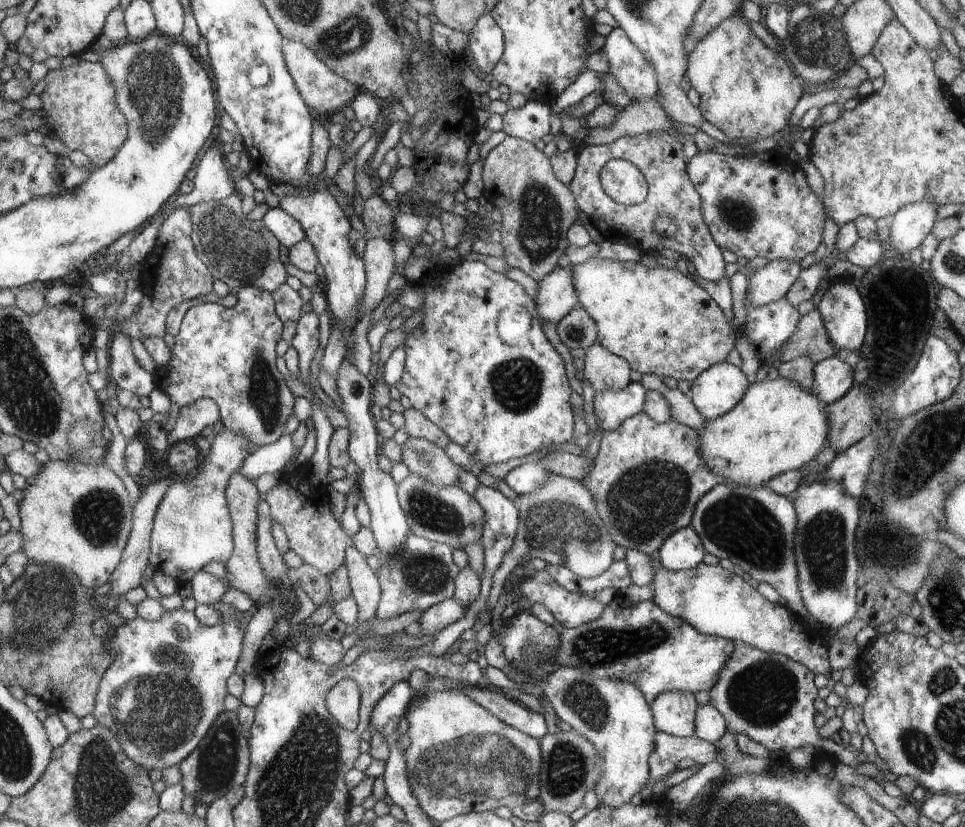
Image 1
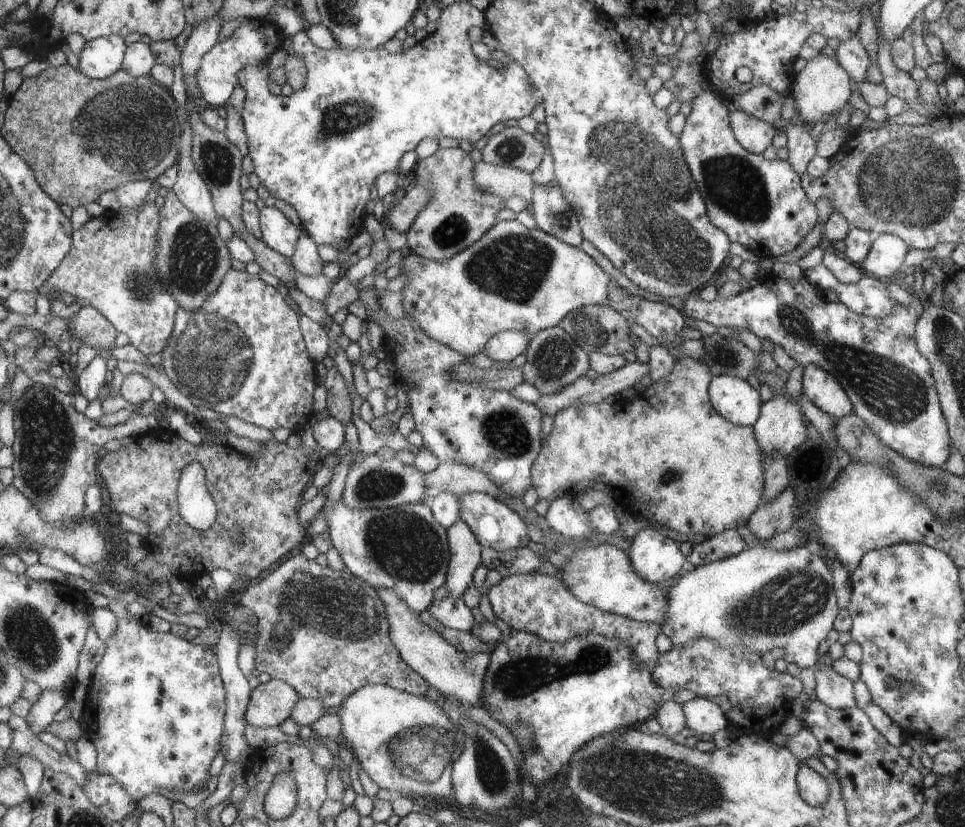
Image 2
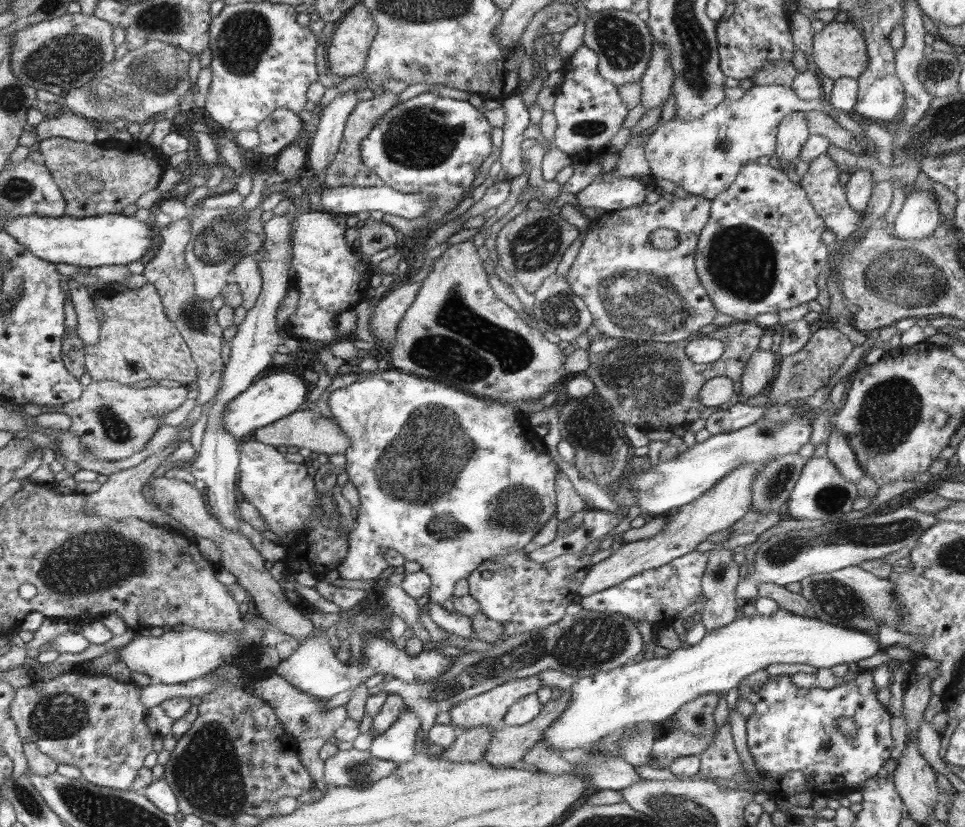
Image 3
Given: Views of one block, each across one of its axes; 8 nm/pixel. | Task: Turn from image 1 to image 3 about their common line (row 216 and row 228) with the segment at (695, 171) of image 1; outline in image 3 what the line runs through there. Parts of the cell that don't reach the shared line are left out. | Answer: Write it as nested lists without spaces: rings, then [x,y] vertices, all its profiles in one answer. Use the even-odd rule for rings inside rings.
[[[746,163],[734,182],[722,194],[719,194],[714,200],[711,200],[710,220],[708,224],[702,229],[700,233],[697,249],[695,252],[695,267],[699,274],[700,280],[704,285],[704,289],[710,294],[711,300],[715,307],[719,309],[722,314],[728,314],[734,318],[734,322],[750,322],[758,314],[778,313],[780,310],[788,310],[788,308],[796,308],[802,304],[808,304],[812,300],[816,300],[818,296],[818,286],[816,286],[816,278],[822,270],[822,266],[829,263],[828,256],[830,256],[830,248],[822,242],[822,232],[826,230],[824,221],[819,215],[818,210],[811,203],[809,196],[806,196],[800,186],[794,184],[792,180],[788,180],[788,176],[784,172],[780,172],[778,168],[760,168],[758,163]]]

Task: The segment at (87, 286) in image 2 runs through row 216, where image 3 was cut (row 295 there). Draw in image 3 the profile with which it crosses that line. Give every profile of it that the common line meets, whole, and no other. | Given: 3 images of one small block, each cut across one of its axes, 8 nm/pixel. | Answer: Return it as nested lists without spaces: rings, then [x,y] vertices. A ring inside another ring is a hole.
[[[146,283],[142,287],[137,289],[128,289],[125,292],[115,291],[114,289],[106,288],[100,290],[100,296],[96,298],[95,303],[95,310],[102,310],[104,313],[103,322],[99,326],[99,335],[100,338],[96,344],[86,344],[86,352],[85,352],[85,365],[86,365],[86,372],[90,374],[91,379],[94,380],[116,380],[119,381],[120,384],[128,384],[132,386],[137,385],[146,385],[148,383],[156,383],[159,380],[176,380],[176,382],[180,382],[183,387],[192,387],[196,380],[198,379],[200,370],[198,369],[198,365],[192,359],[192,354],[190,353],[190,348],[186,345],[184,339],[182,339],[182,335],[174,324],[166,317],[164,313],[164,309],[161,302],[161,297],[159,294],[158,289],[155,285]]]

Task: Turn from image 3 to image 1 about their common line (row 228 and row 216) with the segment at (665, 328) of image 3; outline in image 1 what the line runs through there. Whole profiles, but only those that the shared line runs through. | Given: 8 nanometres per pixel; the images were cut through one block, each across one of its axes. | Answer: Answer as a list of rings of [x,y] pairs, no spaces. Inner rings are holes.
[[[650,131],[642,134],[620,137],[607,145],[584,147],[577,157],[574,176],[568,186],[575,195],[575,201],[591,224],[599,230],[604,240],[631,243],[644,253],[653,250],[675,250],[690,261],[693,273],[704,280],[718,282],[724,278],[724,260],[722,249],[714,242],[708,226],[703,219],[702,201],[687,173],[687,158],[683,143],[670,131]],[[610,160],[631,162],[639,167],[648,181],[648,198],[637,205],[615,204],[602,185],[600,172]],[[657,216],[672,217],[677,224],[676,234],[672,239],[660,238],[654,232]]]

